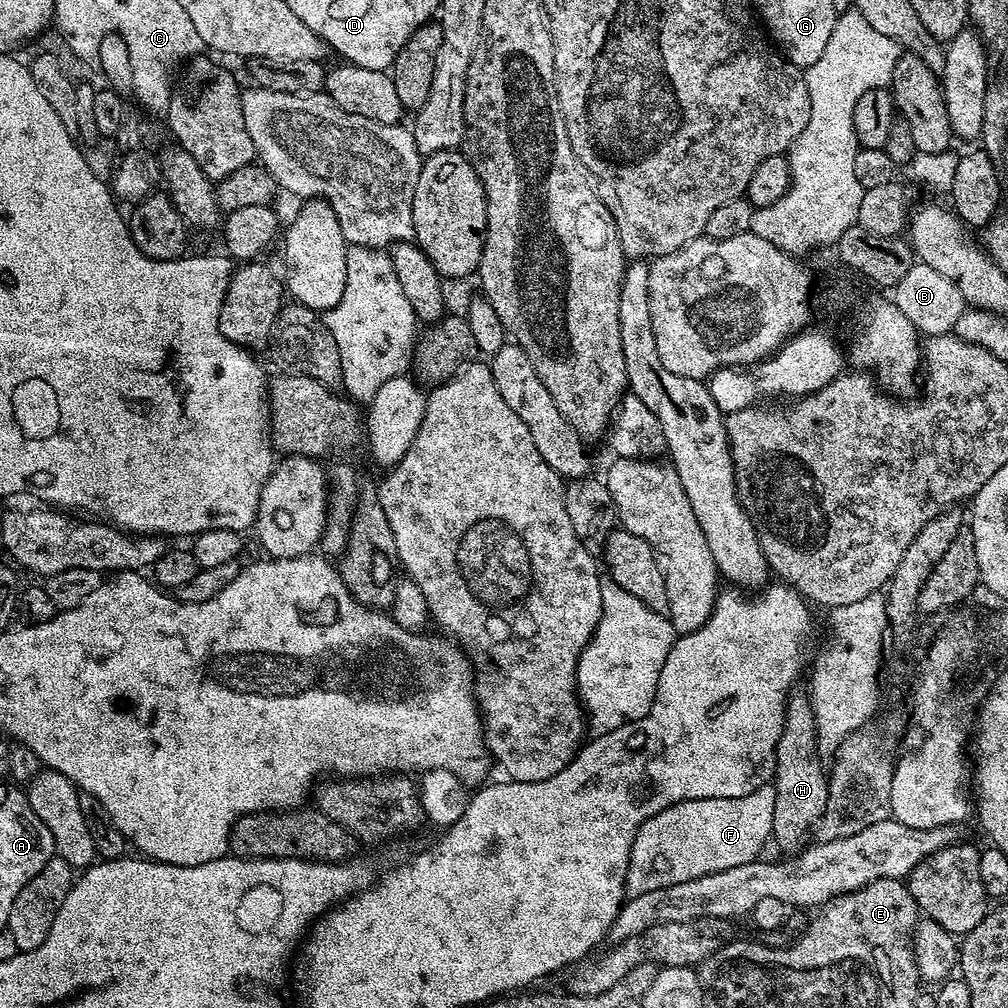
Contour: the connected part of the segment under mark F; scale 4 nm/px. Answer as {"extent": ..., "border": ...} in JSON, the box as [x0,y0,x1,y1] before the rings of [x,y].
{"extent":[624,783,777,896],"border":[[[773,783],[763,784],[753,794],[739,798],[714,798],[684,800],[654,814],[638,830],[630,850],[628,877],[624,890],[628,896],[646,894],[649,890],[662,890],[666,886],[678,886],[678,882],[692,881],[706,874],[733,869],[757,859],[764,844],[771,839],[774,803],[777,792]]]}

